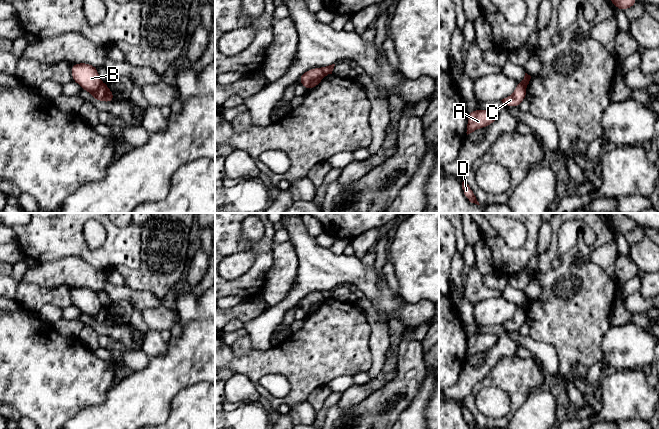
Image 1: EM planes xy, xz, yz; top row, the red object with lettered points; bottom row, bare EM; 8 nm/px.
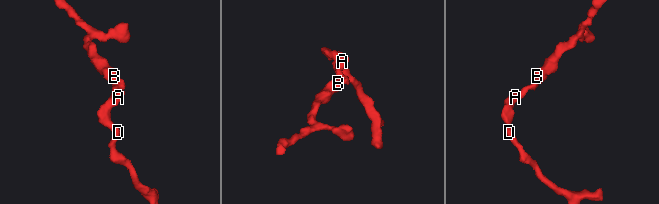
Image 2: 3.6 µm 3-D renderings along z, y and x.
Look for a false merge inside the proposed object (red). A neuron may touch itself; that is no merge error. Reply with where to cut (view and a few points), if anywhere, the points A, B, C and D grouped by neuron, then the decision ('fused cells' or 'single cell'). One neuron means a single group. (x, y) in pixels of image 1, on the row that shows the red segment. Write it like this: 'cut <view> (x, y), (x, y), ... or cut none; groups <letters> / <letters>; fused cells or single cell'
cut xy (102, 83), (92, 94); groups A C D / B; fused cells

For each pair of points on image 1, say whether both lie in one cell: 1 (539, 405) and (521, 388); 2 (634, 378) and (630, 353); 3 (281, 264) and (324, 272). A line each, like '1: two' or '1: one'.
1: two
2: two
3: two

